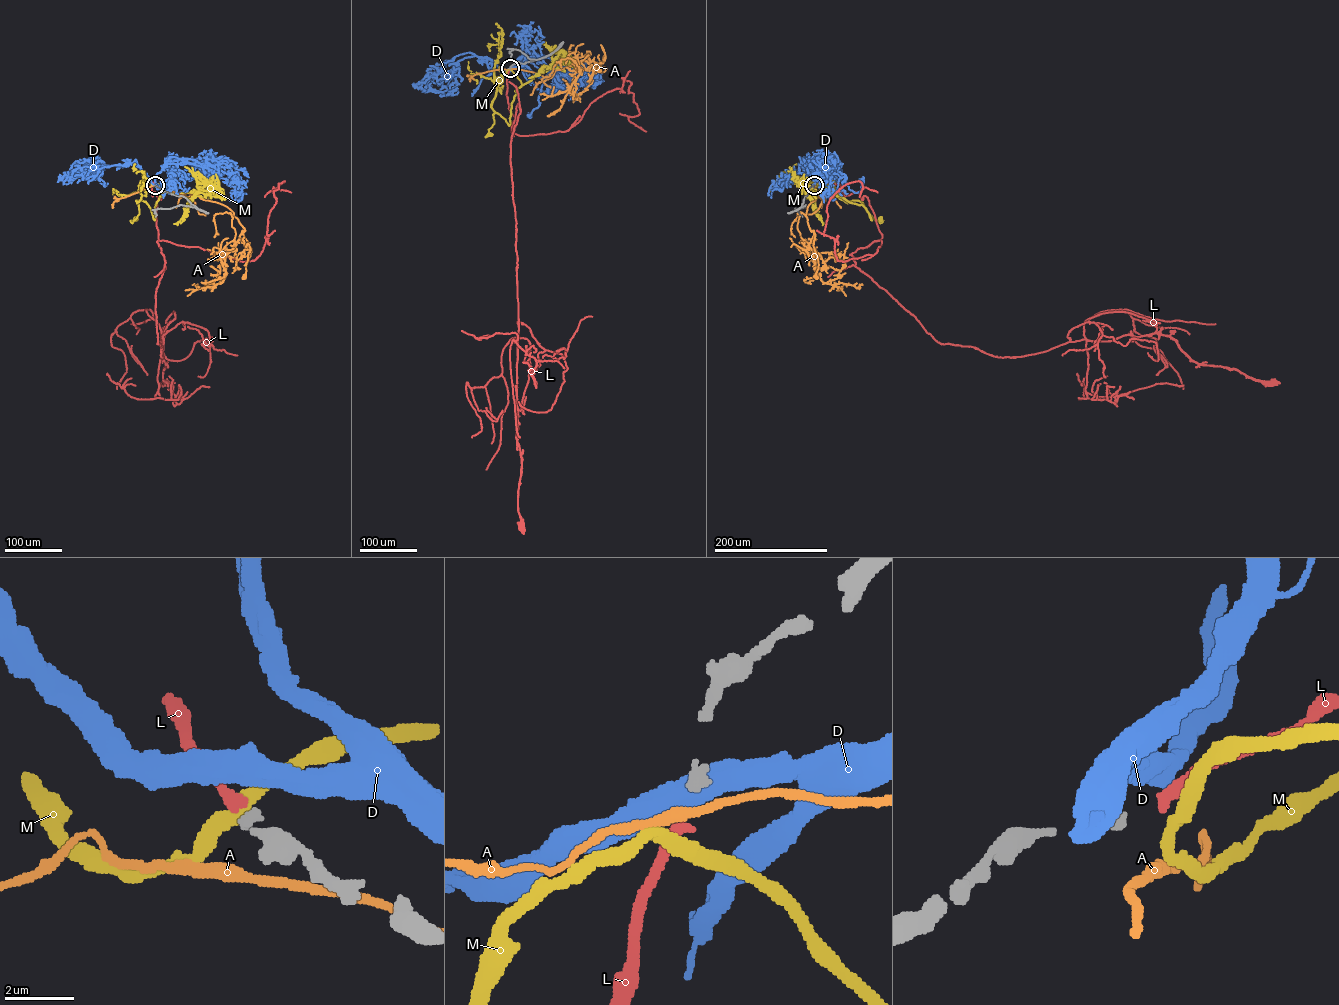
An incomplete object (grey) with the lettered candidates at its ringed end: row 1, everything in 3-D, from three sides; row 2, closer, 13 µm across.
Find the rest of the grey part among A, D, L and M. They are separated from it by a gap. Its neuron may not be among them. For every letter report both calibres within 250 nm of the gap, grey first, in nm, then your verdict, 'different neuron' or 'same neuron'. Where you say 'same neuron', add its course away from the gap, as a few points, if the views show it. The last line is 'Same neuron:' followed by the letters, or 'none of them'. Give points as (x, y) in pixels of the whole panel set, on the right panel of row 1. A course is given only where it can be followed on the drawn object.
A: 340 nm thick on the grey side, 320 nm on the other; different neuron
D: 340 nm thick on the grey side, 480 nm on the other; different neuron
L: 340 nm thick on the grey side, 320 nm on the other; same neuron; it runs (815, 185), (867, 197), (882, 238), (855, 266), (941, 343), (1014, 357), (1159, 333), (1272, 383)
M: 340 nm thick on the grey side, 400 nm on the other; different neuron
Same neuron: L

